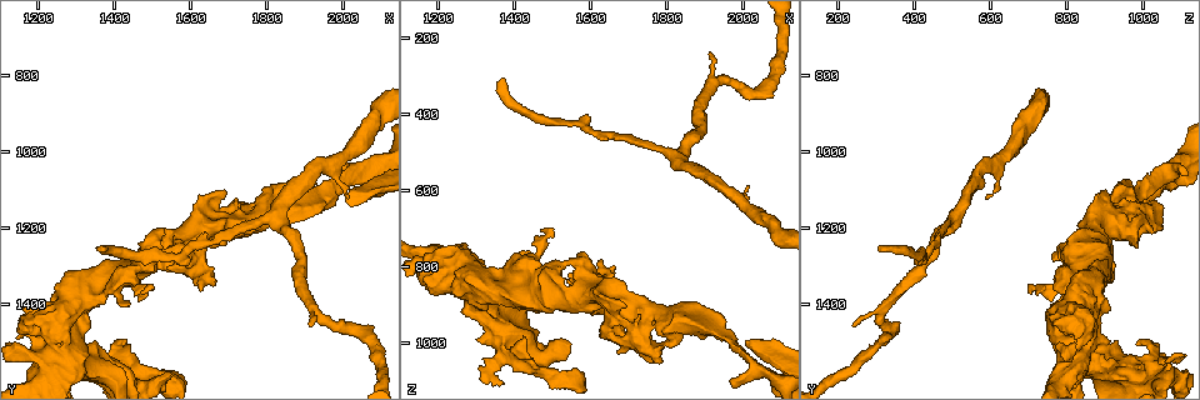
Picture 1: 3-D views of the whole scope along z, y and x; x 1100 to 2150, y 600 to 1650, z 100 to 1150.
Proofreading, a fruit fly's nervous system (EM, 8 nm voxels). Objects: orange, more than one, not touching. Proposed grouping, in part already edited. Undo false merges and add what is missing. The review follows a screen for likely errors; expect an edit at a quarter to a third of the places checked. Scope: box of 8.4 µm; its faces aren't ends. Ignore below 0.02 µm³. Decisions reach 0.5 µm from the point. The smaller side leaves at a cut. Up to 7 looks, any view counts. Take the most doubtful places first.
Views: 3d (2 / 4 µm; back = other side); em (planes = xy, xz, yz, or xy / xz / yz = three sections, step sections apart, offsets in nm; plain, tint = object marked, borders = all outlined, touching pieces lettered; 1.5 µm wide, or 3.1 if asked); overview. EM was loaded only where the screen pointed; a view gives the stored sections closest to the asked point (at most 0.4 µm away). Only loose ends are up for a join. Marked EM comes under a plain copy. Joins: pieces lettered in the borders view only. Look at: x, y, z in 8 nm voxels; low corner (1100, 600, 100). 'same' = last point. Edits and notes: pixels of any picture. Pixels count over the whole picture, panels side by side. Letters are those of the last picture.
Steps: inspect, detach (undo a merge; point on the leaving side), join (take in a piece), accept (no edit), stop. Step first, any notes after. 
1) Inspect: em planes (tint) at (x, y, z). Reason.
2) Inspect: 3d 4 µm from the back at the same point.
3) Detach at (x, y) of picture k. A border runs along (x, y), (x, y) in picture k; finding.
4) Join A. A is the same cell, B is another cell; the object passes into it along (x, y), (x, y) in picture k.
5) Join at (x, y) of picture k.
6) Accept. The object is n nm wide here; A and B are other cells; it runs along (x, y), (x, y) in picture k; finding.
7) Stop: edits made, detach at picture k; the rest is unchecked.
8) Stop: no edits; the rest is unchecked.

Inspect: 3d 2 µm at (1375, 1250, 305). Thin end.

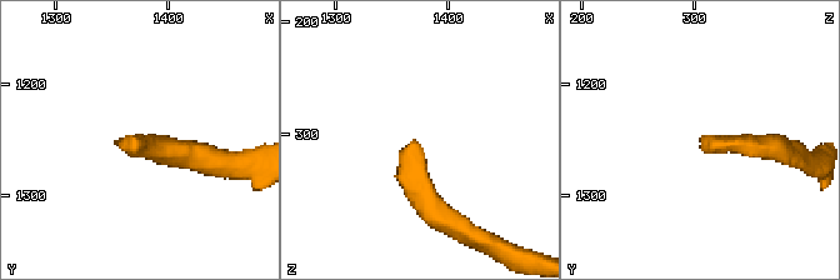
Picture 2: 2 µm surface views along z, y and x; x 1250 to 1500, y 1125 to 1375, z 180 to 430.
Inspect: em planes (borders) at (1372, 1252, 308). Shape alone is not enough.

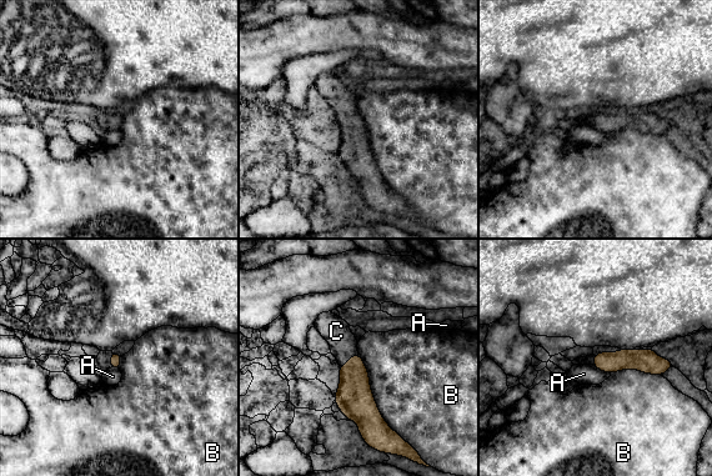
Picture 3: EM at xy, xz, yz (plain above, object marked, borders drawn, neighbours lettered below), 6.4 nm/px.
Join C. C is the same cell, A and B are other cells; the object passes into it along (115, 359), (111, 360), (103, 362) in picture 3; it goes on there.

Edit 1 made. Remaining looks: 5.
Inspect: 3d 4 µm from the back at (1980, 1115, 995). Branch point.

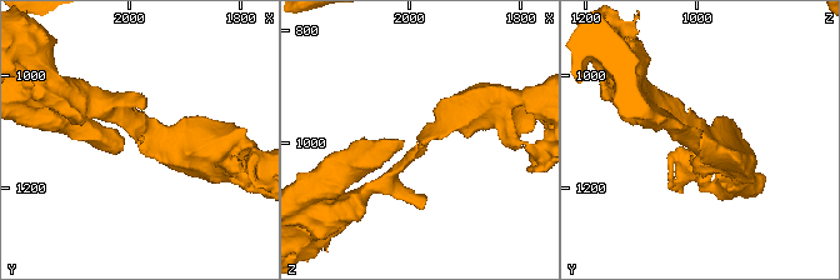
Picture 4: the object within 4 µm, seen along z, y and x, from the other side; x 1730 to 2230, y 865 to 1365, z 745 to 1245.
Inspect: em xz step 8 (tint) at (1975, 1110, 995). 3 arms meet here; the arms are 180, 280, 440 nm wide; shape alone is not enough.

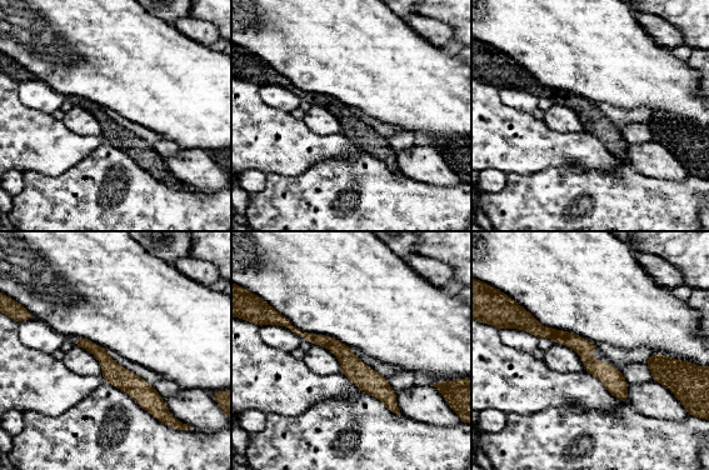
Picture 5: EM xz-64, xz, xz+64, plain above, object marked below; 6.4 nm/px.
Inspect: em planes (borders) at the same point. Another direction.

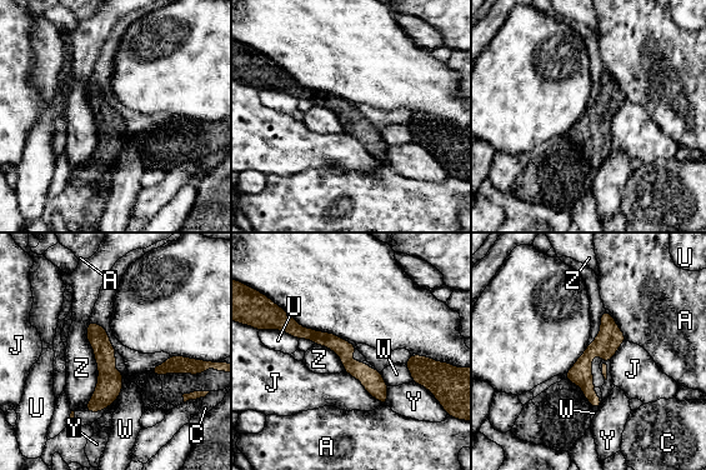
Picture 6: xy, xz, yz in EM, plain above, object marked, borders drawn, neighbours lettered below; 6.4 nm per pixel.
Accept. The object is 120 nm wide here; A, C, J, U, W, Y and Z are other cells; continuous, no second cell.

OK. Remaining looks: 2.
Inspect: 3d 2 µm from the back at (1625, 1355, 785). Free end.

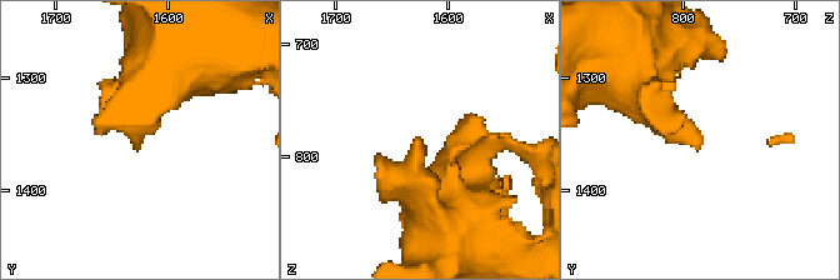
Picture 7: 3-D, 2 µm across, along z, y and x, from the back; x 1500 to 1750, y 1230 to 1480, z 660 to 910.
Inspect: em planes (borders) at (1626, 1354, 782). Shape alone is not enough.

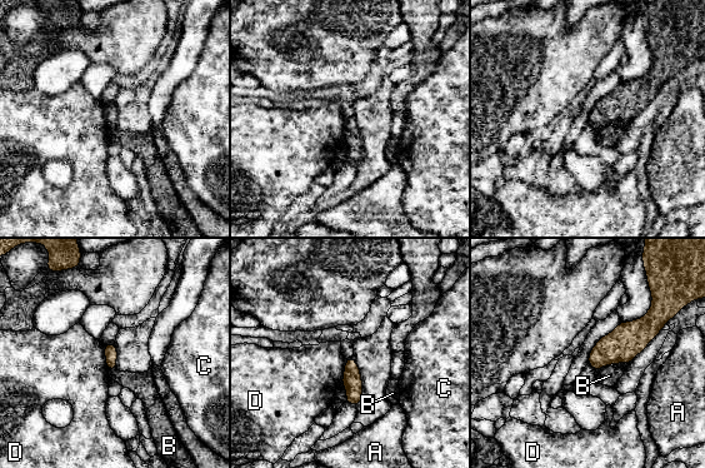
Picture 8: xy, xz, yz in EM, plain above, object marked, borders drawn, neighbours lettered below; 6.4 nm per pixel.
Accept. The longest contact is with B, 180 nm; A, B, C and D are other cells; none of them fits.

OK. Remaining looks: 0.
Stop: edits made, join at picture 3; the rest is unchecked.

